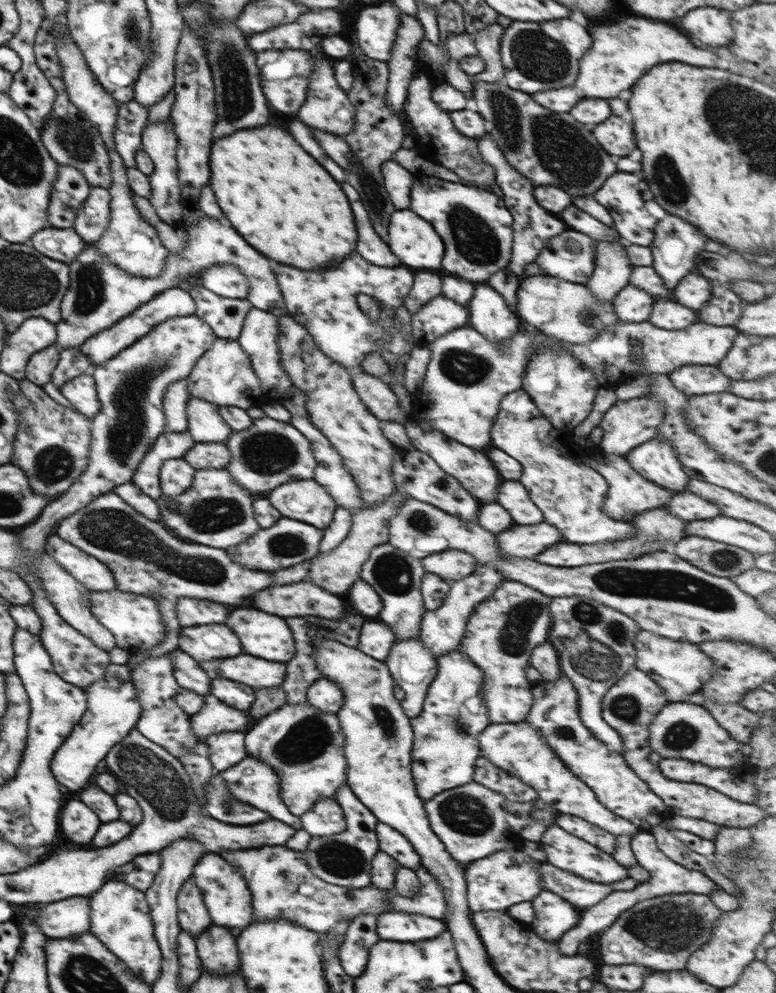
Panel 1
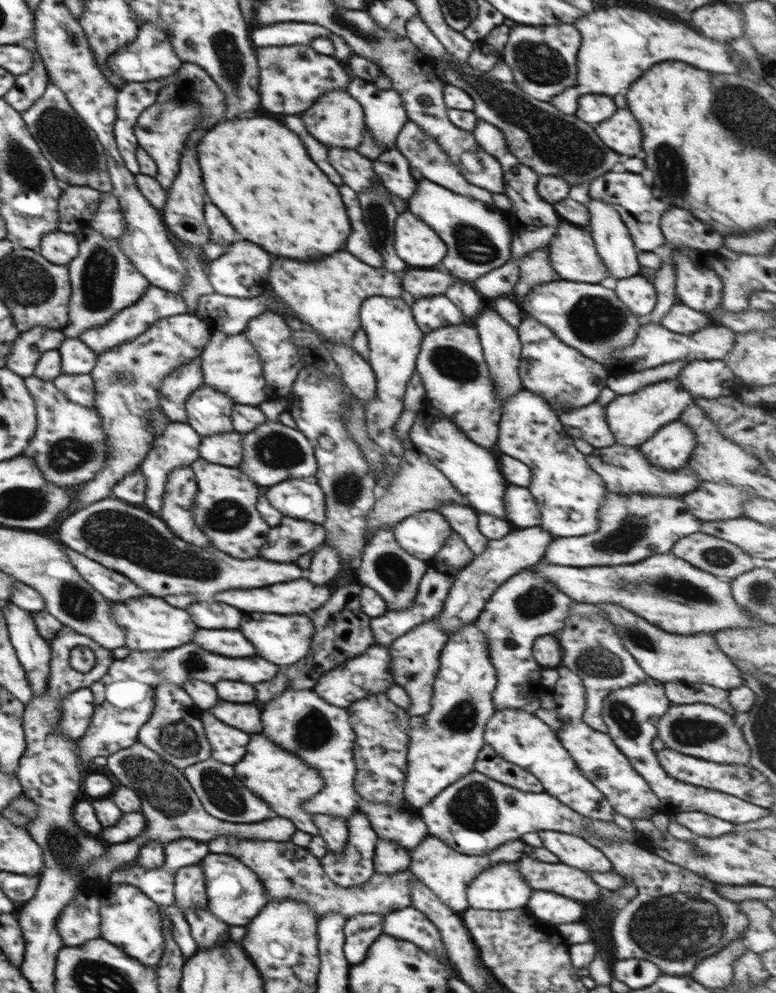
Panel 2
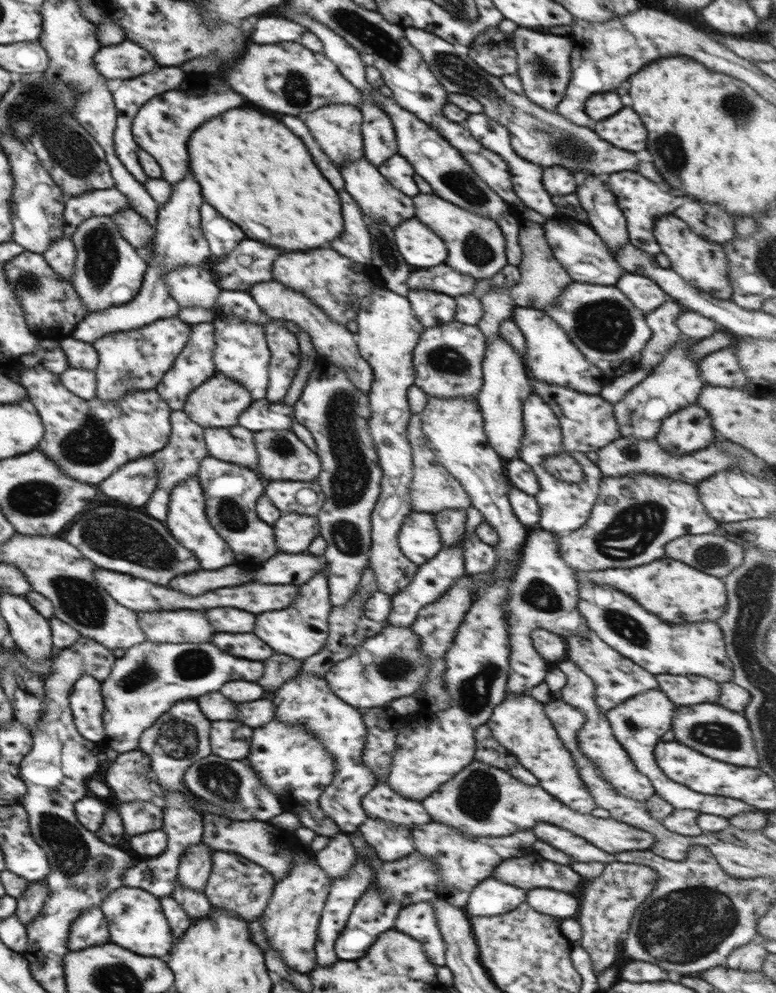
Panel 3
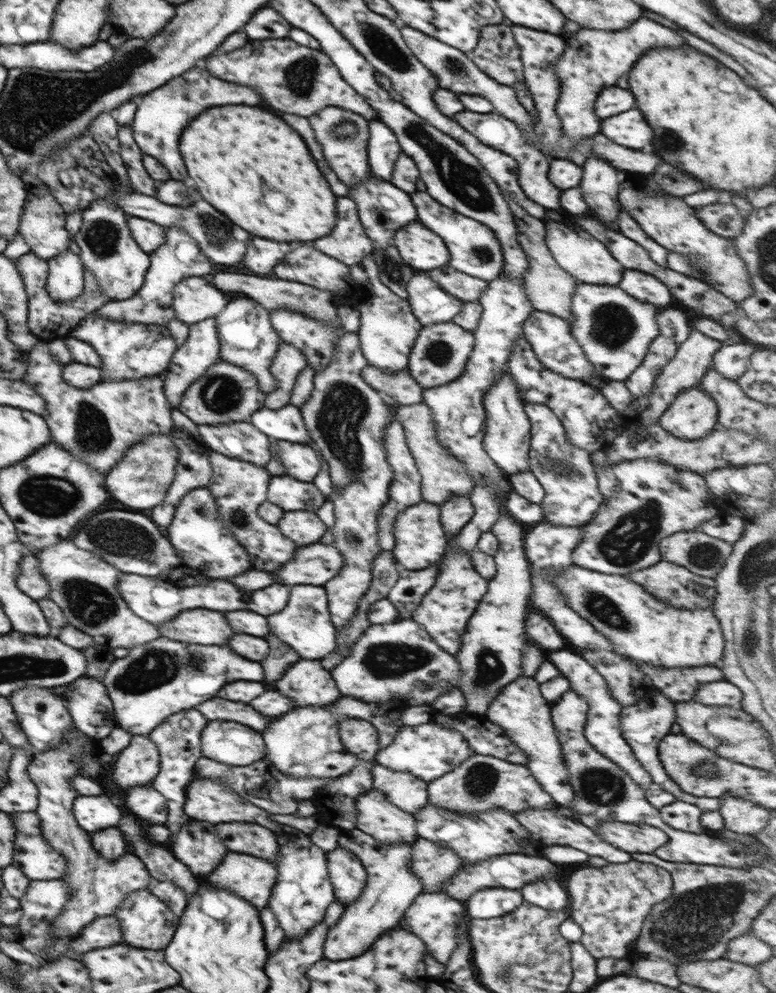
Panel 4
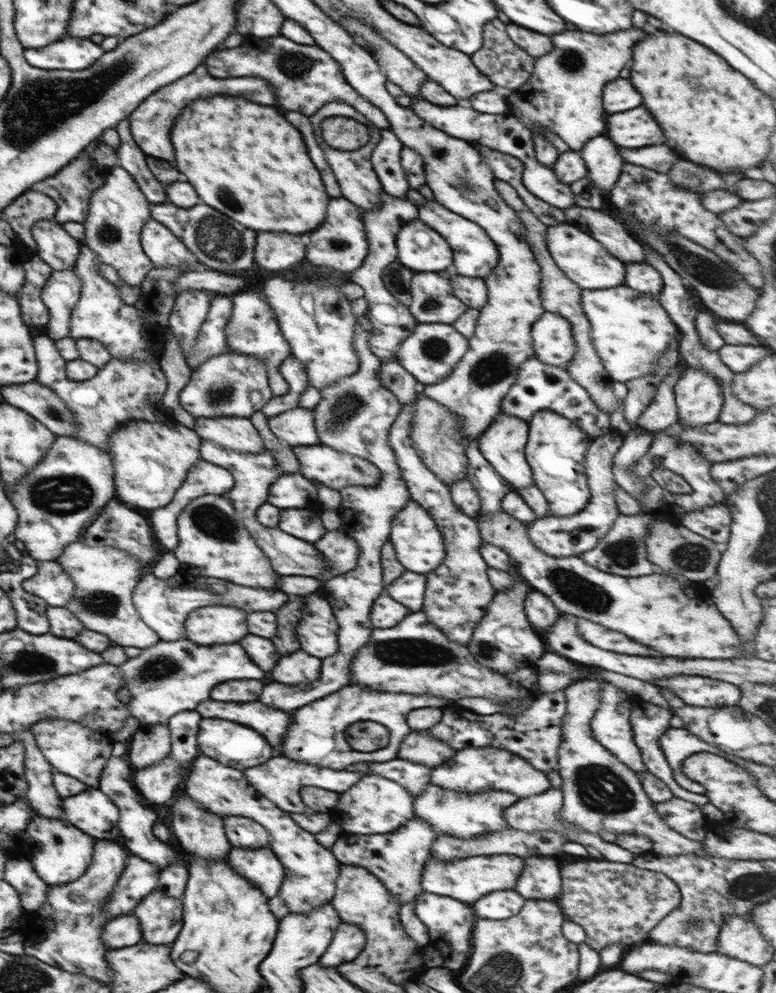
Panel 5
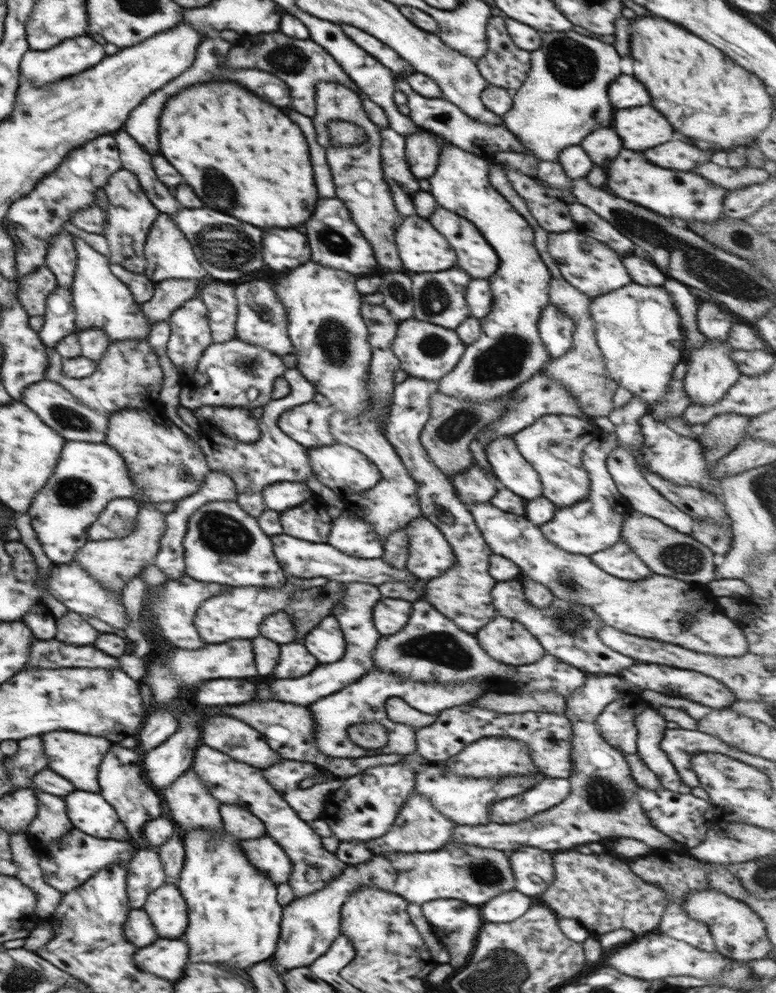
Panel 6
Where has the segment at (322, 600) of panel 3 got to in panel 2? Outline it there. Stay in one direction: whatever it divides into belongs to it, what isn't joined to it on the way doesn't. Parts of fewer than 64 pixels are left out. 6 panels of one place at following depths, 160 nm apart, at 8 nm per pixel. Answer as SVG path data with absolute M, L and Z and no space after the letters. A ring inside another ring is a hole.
M326 542L314 550L312 556L312 565L310 566L310 574L307 578L315 585L332 585L332 580L336 578L341 571L340 558L338 551L333 549L332 545ZM250 612L244 614L244 624L240 624L240 632L244 632L244 636L248 636L248 640L254 644L256 652L274 662L274 664L294 664L299 662L308 654L308 648L312 645L313 624L312 614L308 616L266 616L266 626L262 624L262 614L258 612ZM268 626L270 626L270 634L268 634Z

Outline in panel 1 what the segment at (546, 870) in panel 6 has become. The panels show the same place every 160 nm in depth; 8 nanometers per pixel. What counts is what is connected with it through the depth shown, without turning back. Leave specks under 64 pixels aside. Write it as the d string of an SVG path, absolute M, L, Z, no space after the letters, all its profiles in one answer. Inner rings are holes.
M542 890L534 900L531 900L531 903L534 904L534 912L536 912L532 926L536 928L536 934L542 940L548 942L560 940L562 934L574 928L580 920L580 914L572 904L568 904L564 898L548 890Z

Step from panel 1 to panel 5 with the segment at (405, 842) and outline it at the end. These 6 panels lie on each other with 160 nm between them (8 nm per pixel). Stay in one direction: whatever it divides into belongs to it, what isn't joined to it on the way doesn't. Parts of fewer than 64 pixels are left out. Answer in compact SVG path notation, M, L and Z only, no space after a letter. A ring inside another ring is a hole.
M395 758L388 762L375 762L369 766L368 774L378 775L395 781L412 796L420 796L431 782L432 768L409 760Z

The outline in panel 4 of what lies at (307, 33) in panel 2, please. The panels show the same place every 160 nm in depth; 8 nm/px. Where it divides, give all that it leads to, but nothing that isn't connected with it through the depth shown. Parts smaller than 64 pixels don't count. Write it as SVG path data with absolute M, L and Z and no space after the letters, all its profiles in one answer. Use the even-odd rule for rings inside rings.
M264 6L254 13L244 26L244 32L254 40L266 40L266 38L288 38L288 32L292 26L274 10Z

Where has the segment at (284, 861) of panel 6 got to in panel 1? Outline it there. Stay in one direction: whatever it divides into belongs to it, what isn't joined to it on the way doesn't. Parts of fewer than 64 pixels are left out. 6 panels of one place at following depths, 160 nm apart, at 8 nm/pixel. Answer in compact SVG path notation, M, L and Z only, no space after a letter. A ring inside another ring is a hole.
M206 852L193 868L193 881L202 891L203 903L208 909L211 922L231 928L247 927L253 922L252 897L243 873L234 868L219 853Z

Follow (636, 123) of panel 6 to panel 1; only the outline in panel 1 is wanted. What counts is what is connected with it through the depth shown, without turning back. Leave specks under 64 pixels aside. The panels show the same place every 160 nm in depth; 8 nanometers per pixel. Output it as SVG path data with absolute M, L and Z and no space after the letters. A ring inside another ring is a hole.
M610 116L604 124L598 124L594 128L594 136L600 146L614 156L628 156L636 148L632 128L616 116Z

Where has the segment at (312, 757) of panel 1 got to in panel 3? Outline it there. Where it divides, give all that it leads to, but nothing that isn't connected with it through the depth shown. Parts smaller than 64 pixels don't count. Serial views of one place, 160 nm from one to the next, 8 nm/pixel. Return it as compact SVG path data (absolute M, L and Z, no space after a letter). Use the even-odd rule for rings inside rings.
M299 671L292 682L286 682L272 698L276 706L276 720L286 724L302 724L324 745L335 764L334 778L319 796L319 807L344 833L358 832L359 826L368 820L364 796L376 784L371 770L363 763L363 748L367 728L360 710L340 700L331 690L327 680L317 674Z

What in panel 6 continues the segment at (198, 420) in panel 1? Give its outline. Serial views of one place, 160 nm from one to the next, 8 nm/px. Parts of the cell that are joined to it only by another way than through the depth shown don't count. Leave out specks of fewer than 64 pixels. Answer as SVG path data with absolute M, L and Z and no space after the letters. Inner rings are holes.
M238 338L212 343L200 357L196 370L179 393L179 404L192 411L202 406L244 407L252 410L272 400L274 380L285 373L283 360L266 348Z

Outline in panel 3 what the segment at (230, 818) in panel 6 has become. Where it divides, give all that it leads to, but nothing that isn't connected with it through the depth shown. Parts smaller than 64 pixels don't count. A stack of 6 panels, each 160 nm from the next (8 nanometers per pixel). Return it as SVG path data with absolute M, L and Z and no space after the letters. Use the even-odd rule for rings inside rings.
M206 815L203 817L203 843L214 851L234 852L240 854L256 864L260 864L273 877L275 882L282 880L293 867L293 852L280 846L276 840L274 828L266 822L244 822L244 820L232 820L218 815Z

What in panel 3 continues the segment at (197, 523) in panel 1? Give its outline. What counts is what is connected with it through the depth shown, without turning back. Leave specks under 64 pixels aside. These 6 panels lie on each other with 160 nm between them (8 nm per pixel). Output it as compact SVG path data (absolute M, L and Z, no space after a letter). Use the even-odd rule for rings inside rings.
M208 456L201 460L196 477L204 491L208 523L224 538L238 564L254 568L276 554L273 526L256 516L258 498L265 495L266 487L256 471Z

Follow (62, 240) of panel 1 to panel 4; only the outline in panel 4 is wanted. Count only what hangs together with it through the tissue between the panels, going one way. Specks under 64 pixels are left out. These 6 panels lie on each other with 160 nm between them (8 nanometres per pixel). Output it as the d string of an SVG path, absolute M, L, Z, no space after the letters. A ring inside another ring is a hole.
M76 249L60 253L47 260L49 273L46 290L55 302L70 302L82 294L86 270Z

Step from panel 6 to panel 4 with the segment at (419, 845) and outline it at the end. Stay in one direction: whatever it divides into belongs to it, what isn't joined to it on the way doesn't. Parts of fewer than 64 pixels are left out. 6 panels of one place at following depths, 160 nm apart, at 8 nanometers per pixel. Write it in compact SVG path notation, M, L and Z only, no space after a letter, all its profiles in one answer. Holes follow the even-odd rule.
M343 829L338 847L356 855L367 872L367 881L359 898L350 903L341 919L327 932L323 946L326 959L343 961L363 955L386 931L397 928L411 902L423 893L420 879L411 871L413 843L384 844L360 829Z

